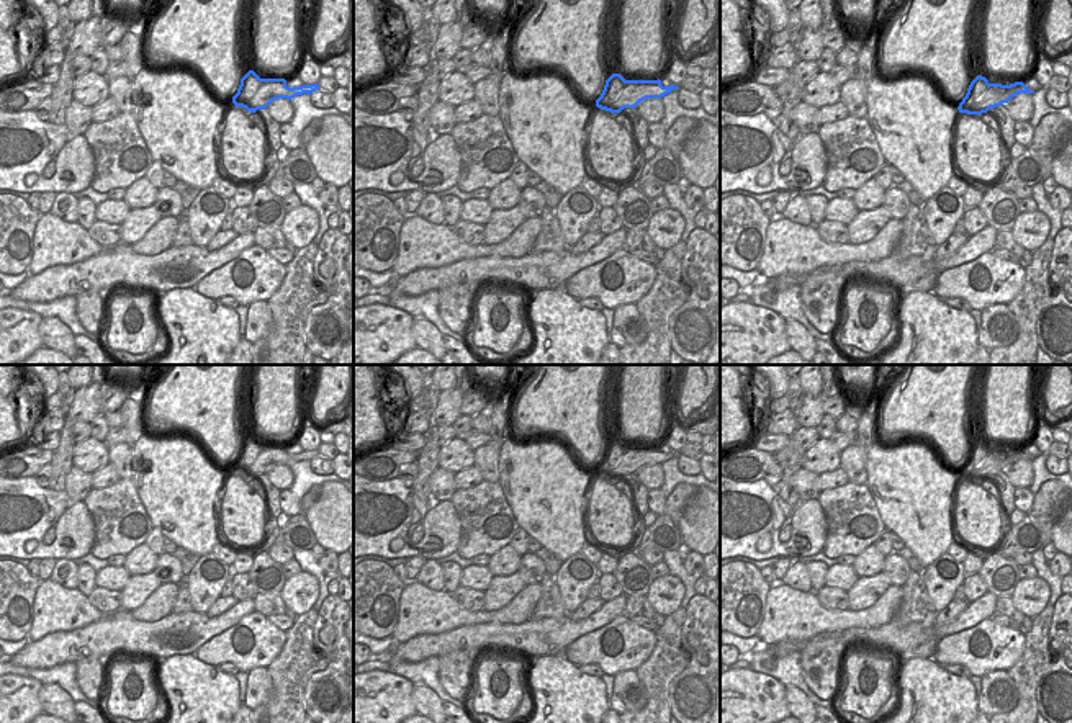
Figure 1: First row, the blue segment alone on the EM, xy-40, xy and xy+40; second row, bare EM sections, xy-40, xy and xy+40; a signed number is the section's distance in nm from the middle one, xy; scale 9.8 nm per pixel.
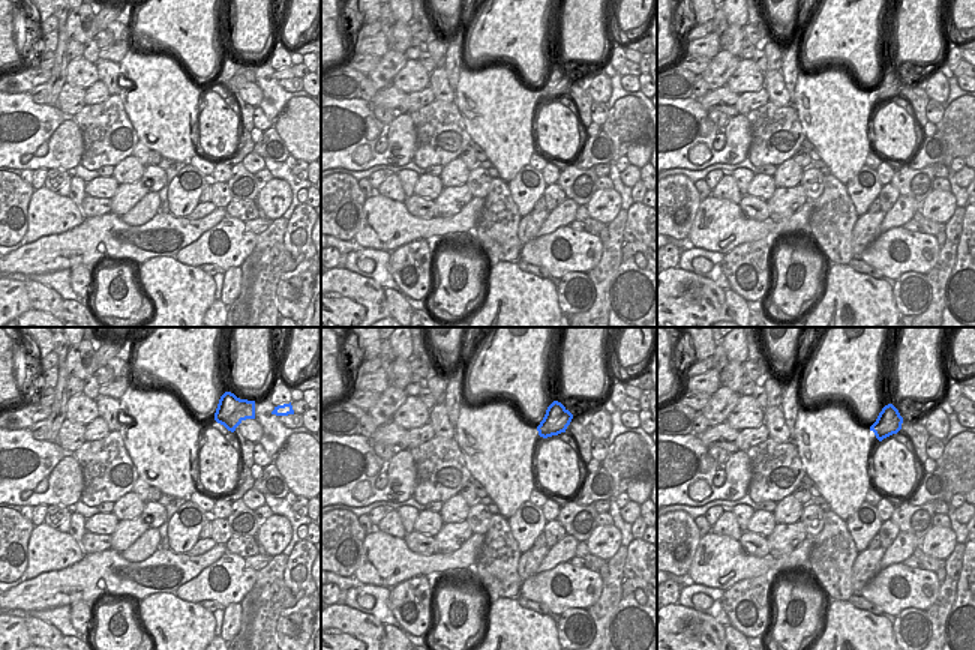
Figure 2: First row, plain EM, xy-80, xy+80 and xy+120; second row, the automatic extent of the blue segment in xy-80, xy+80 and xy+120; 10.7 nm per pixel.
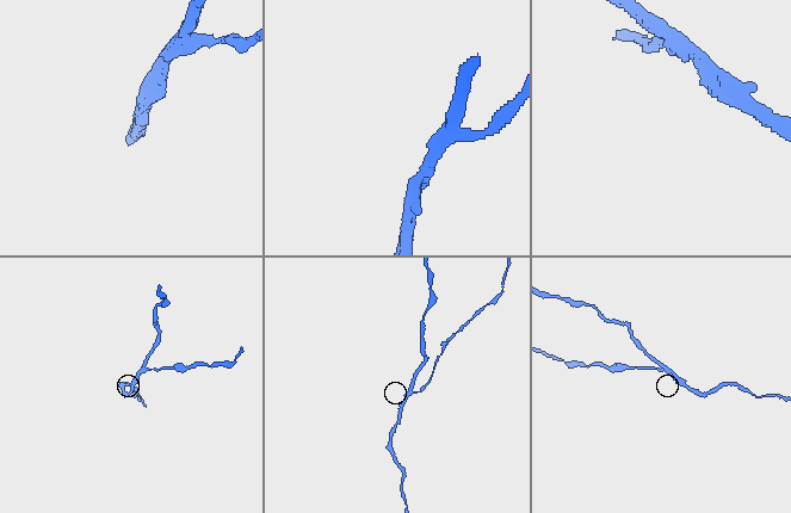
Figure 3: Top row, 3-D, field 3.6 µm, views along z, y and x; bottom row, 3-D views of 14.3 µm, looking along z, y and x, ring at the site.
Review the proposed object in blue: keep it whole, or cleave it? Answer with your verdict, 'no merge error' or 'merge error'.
merge error

